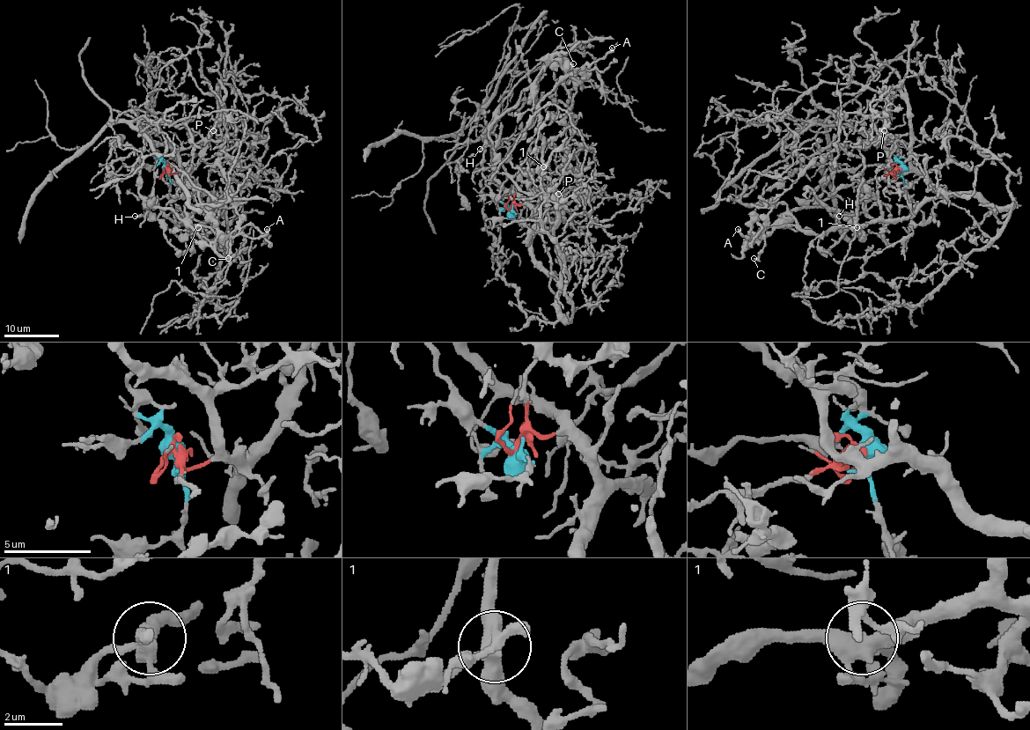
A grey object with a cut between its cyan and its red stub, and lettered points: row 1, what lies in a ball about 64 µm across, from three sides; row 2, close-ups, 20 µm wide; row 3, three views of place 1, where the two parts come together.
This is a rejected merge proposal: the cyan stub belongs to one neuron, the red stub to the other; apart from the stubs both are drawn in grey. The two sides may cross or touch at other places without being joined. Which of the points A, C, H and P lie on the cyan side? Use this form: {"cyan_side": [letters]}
{"cyan_side": ["H"]}

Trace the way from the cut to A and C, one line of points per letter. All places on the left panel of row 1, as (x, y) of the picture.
A: (165, 169), (191, 172), (188, 191), (216, 194), (194, 233), (206, 225), (260, 238), (267, 228)
C: (165, 169), (191, 172), (188, 191), (216, 194), (194, 233), (206, 225), (227, 237), (228, 259)

